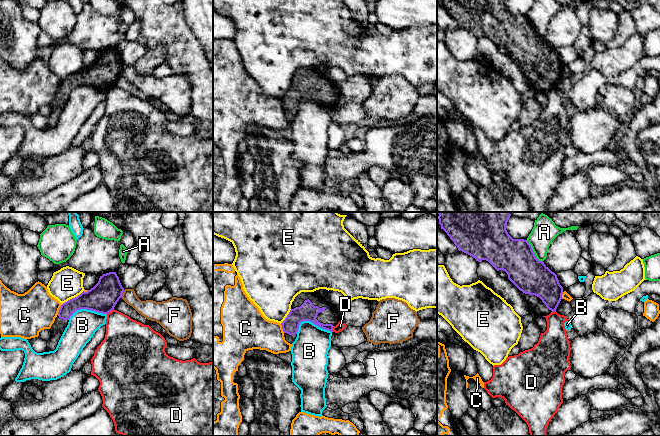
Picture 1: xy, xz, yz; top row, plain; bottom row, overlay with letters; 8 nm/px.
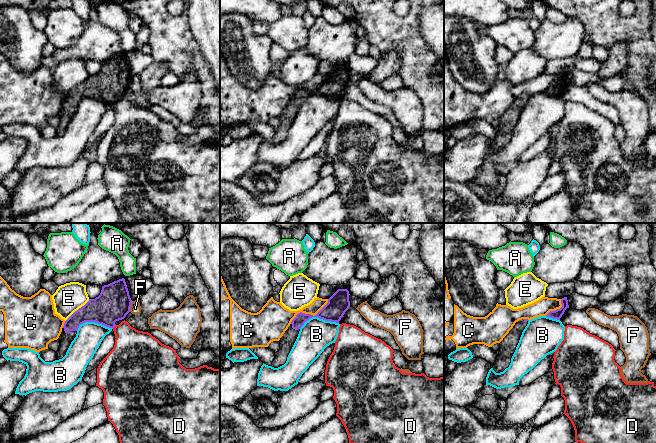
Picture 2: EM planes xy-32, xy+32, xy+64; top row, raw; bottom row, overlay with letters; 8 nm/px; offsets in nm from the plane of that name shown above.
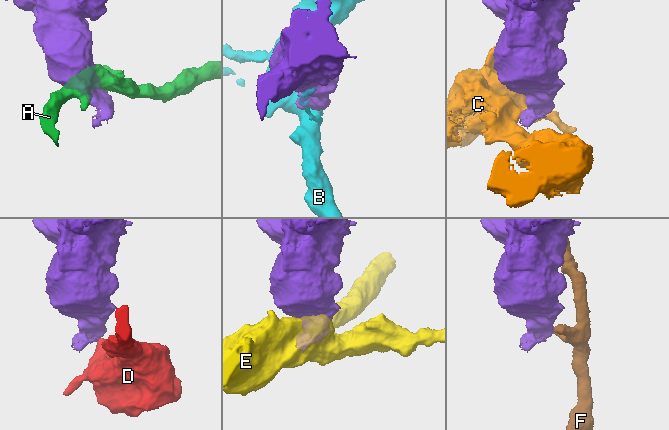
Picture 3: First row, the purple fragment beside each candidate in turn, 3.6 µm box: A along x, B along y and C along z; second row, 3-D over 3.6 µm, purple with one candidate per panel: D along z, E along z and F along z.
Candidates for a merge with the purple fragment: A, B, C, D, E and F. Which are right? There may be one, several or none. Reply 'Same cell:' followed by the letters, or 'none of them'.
Same cell: none of them

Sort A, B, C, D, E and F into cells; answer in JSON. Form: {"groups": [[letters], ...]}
{"groups": [["A"], ["B"], ["C"], ["D"], ["E"], ["F"]]}

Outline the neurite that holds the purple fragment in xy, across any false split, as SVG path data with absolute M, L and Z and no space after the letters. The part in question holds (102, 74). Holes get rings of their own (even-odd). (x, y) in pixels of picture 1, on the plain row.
M109 48L100 52L98 59L93 64L87 68L83 67L77 73L63 79L50 104L51 114L47 117L47 125L45 128L56 125L70 93L77 86L87 85L108 90L114 86L115 81L122 74L123 68L124 64L116 48Z

